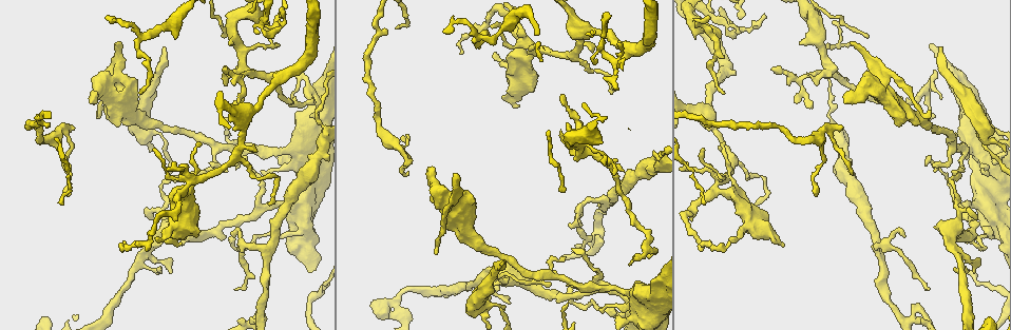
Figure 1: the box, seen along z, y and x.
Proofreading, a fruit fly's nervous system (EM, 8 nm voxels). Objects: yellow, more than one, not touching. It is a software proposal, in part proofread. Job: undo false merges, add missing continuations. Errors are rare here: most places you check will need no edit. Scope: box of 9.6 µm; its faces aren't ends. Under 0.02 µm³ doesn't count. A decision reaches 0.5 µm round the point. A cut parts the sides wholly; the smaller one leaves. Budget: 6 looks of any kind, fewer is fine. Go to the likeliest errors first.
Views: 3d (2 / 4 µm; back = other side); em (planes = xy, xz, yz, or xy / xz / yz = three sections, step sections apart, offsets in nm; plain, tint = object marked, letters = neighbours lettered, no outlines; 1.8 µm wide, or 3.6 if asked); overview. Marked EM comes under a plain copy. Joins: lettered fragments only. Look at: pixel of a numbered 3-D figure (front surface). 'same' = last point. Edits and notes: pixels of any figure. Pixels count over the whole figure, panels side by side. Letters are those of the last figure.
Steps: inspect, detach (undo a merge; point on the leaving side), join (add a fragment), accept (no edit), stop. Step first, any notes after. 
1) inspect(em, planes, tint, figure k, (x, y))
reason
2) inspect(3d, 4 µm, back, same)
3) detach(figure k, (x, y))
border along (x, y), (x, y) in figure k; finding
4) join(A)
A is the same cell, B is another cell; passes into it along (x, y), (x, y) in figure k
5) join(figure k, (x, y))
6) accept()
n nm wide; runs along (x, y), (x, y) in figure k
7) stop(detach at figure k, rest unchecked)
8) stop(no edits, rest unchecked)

inspect(em, planes, letters, figure 1, (807, 74))
free end

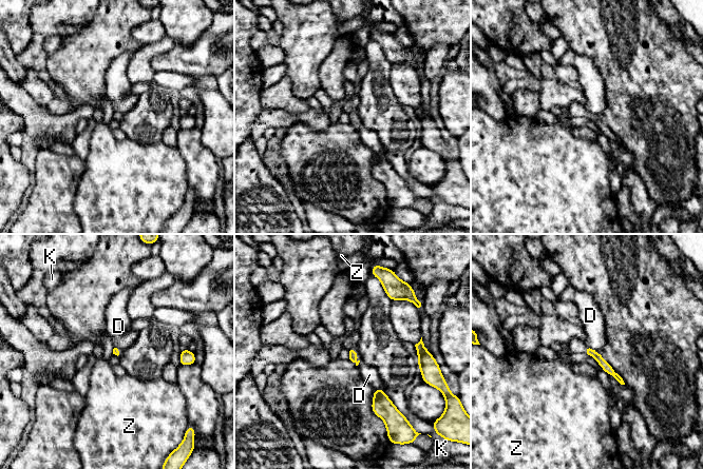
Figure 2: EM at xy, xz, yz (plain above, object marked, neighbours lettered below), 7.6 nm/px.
accept()
K touches over 220 nm; D, K and Z are other cells; border along (589, 347), (599, 352) in figure 2; no lettered fragment goes on from it

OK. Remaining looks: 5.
inspect(em, yz, step 4, tint, figure 1, (938, 48))
an open end

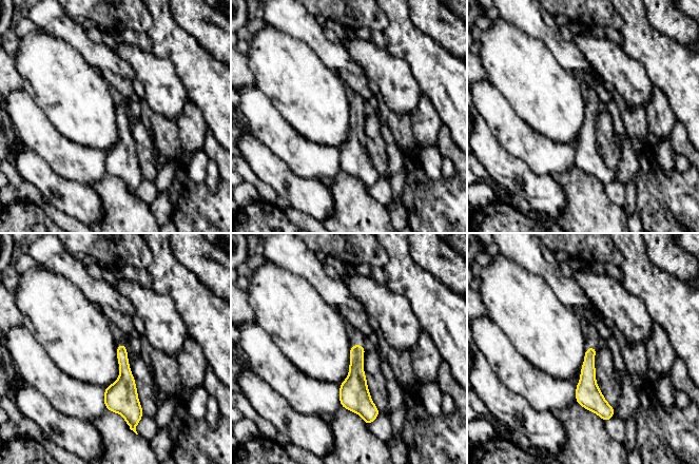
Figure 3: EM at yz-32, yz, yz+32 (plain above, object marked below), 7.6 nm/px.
inspect(em, yz, step 4, letters, same)
what lies round it

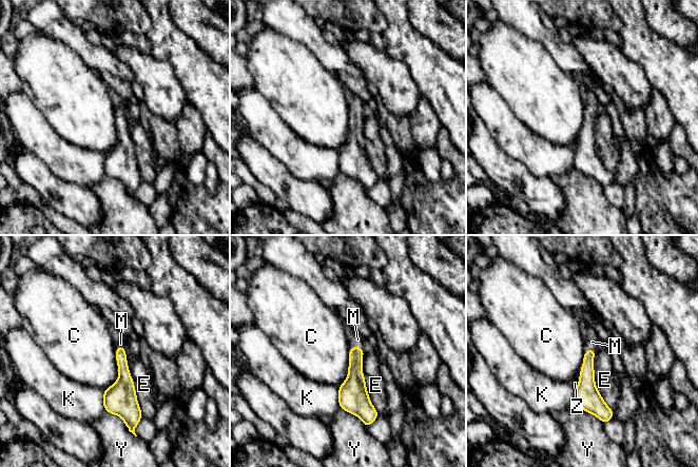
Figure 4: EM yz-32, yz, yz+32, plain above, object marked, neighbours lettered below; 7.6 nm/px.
join(M)
M is the same cell, C, E, K, Y and Z are other cells; passes into it along (355, 380), (355, 347), (357, 339) in figure 4; the neuron continues

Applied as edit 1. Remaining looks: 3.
inspect(overview)
see it whole again

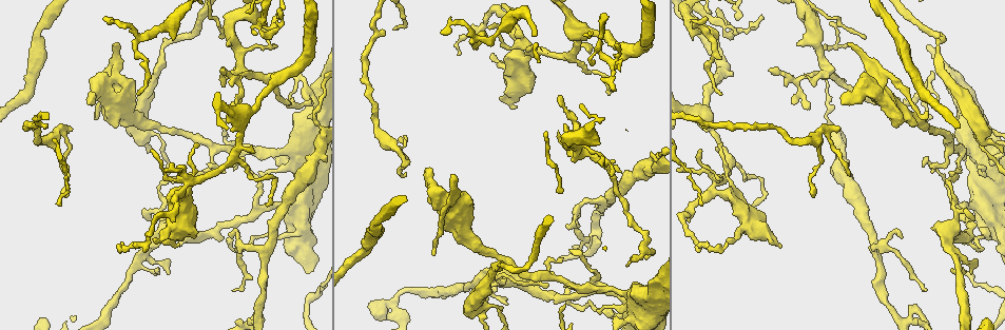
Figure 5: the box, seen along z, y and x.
inspect(em, yz, step 8, letters, figure 5, (915, 304))
branch stops here

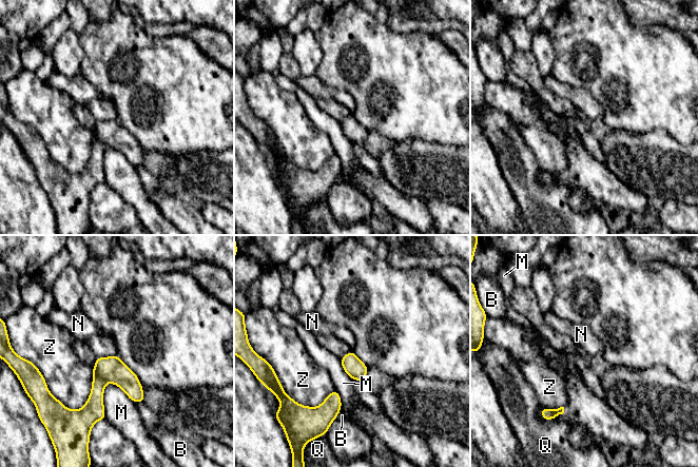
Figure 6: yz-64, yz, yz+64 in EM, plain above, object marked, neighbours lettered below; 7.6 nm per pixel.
inspect(em, planes, letters, same)

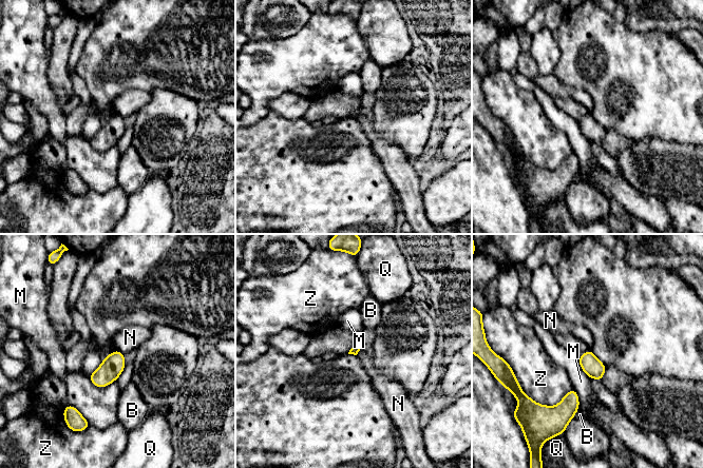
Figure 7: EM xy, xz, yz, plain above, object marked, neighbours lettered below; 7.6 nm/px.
accept()
B, M, N, Q and Z are other cells; no lettered fragment goes on from it

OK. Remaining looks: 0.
stop(join at figure 4, rest unchecked)

